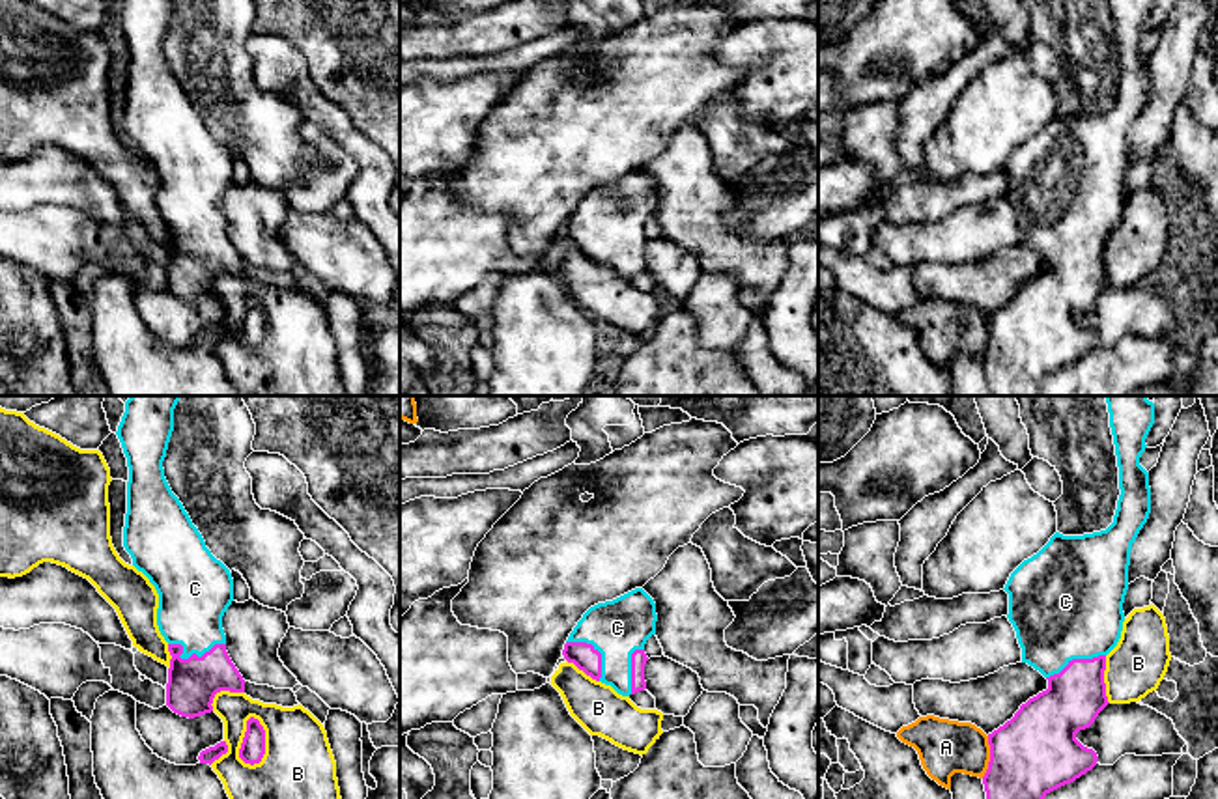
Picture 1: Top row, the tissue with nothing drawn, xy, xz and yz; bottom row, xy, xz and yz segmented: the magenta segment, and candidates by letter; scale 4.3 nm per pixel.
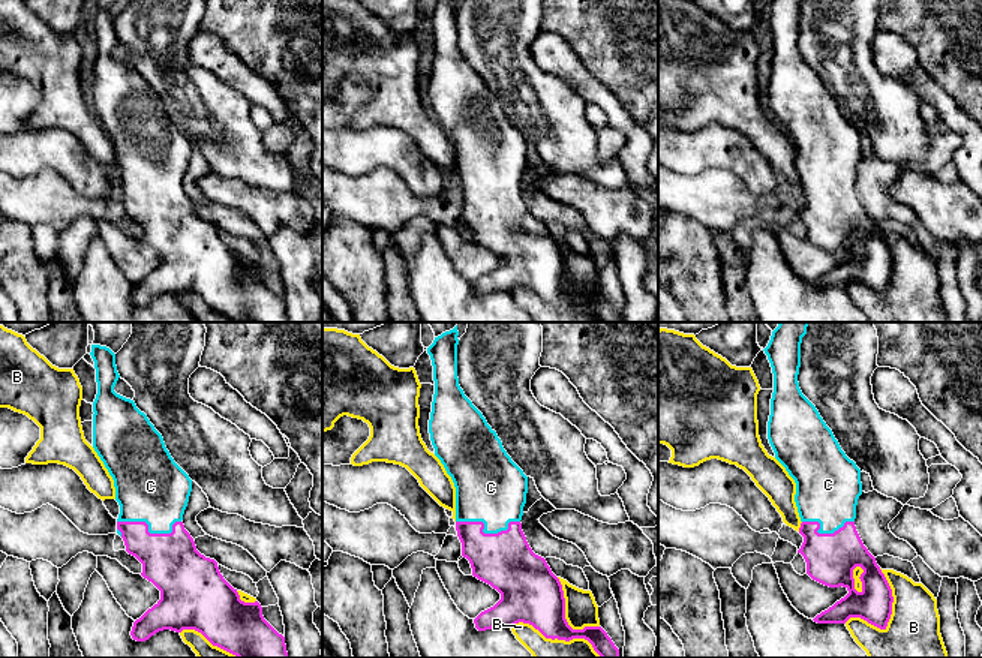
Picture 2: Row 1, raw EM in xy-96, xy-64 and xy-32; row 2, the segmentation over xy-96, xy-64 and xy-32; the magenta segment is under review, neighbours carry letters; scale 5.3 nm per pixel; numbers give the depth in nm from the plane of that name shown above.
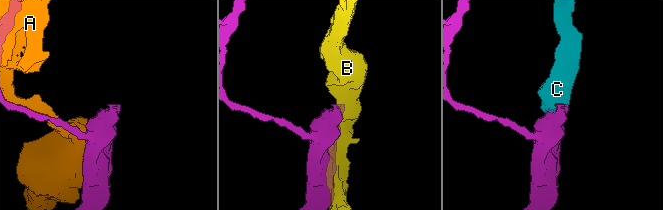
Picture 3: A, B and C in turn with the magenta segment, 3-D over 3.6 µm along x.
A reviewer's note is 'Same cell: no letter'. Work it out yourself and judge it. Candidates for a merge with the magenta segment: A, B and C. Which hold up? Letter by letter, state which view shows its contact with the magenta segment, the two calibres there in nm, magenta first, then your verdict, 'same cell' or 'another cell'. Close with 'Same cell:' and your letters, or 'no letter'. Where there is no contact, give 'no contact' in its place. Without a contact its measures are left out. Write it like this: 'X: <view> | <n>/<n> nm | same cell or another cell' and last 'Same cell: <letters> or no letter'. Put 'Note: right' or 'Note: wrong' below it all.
A: yz | 360/240 nm | another cell
B: xy | 110/300 nm | another cell
C: xy | 220/300 nm | same cell
Same cell: C
Note: wrong

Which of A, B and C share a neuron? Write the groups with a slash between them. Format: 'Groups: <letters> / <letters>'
Groups: A / B / C

